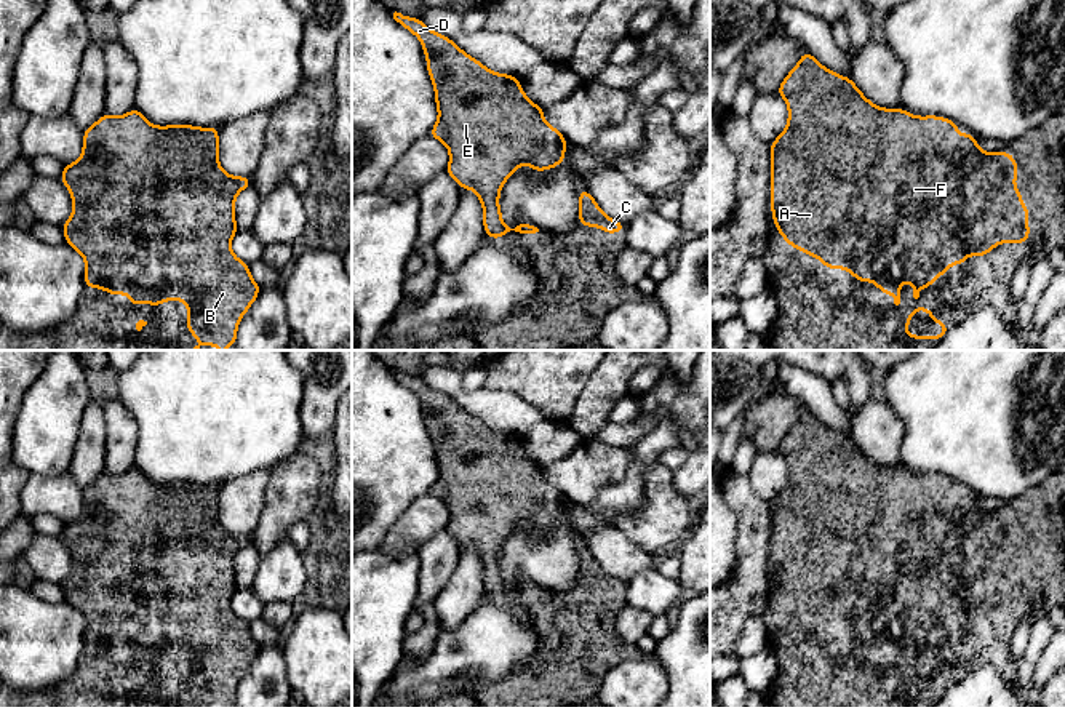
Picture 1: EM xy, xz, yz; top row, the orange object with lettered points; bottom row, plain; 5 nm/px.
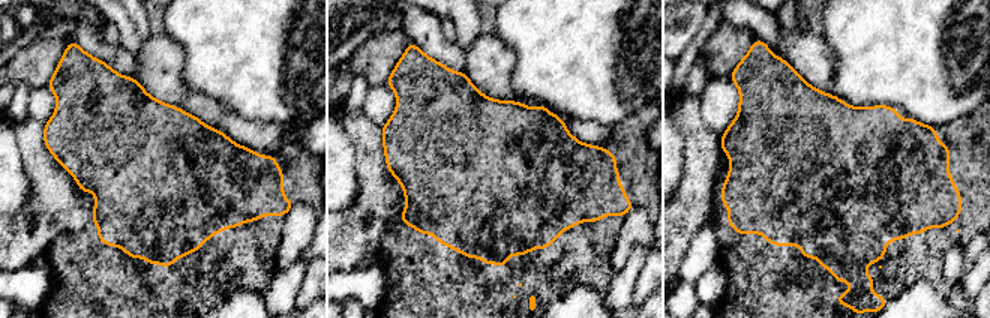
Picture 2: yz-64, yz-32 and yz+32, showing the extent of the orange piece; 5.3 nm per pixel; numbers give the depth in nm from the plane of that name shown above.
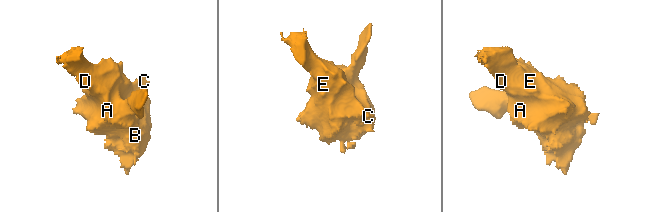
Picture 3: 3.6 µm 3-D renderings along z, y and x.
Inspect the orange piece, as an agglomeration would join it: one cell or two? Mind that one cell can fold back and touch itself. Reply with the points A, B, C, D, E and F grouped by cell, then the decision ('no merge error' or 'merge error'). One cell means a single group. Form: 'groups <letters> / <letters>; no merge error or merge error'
groups A B C D E F; no merge error

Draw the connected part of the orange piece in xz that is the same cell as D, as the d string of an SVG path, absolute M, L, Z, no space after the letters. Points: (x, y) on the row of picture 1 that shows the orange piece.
M393 13L393 19L414 34L427 58L427 72L433 83L438 120L432 138L449 150L446 173L461 190L472 189L483 206L486 235L499 240L502 234L536 234L537 227L521 221L507 227L502 221L499 197L504 182L526 162L534 171L545 171L564 162L566 138L544 118L544 110L521 90L520 78L496 74L462 51L451 38L432 32L421 19Z

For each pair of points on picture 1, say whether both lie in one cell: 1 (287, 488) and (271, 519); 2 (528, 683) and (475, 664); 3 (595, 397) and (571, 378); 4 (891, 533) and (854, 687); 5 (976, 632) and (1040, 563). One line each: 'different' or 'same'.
1: same
2: different
3: different
4: same
5: same

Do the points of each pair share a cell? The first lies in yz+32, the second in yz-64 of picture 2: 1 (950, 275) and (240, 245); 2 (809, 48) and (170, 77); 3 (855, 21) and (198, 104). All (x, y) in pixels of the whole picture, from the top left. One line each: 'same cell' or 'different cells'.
1: different cells
2: same cell
3: different cells

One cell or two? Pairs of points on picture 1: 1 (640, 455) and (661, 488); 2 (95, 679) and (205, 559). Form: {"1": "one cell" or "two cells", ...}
{"1": "two cells", "2": "one cell"}

